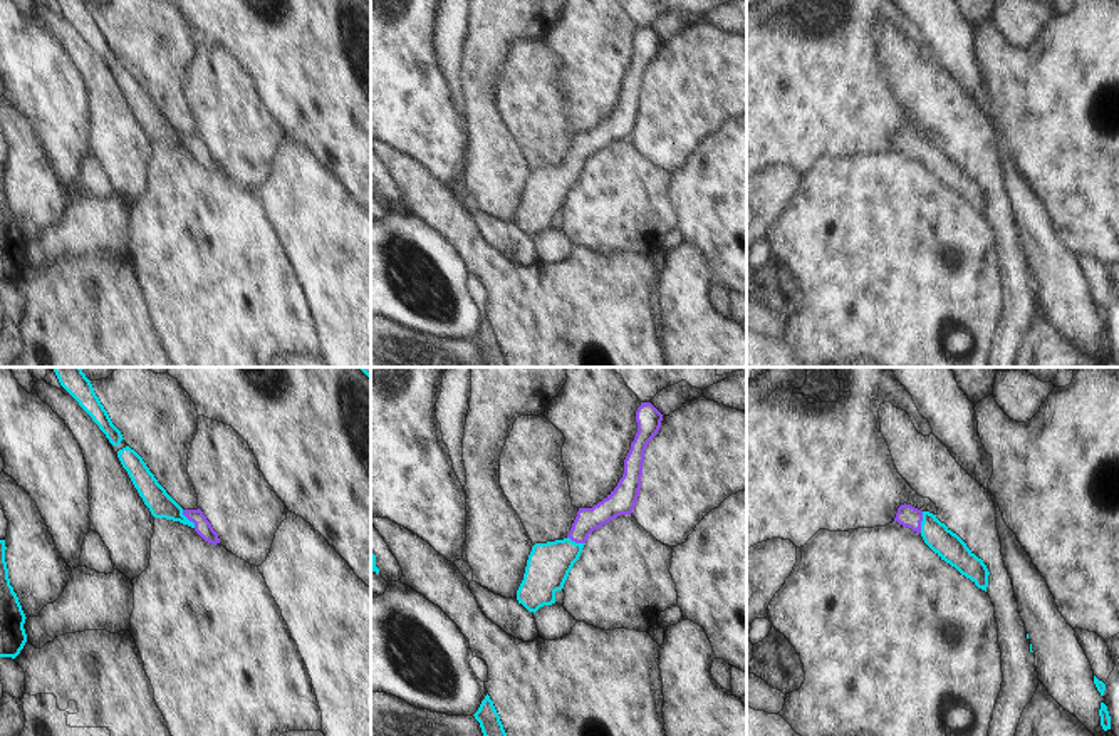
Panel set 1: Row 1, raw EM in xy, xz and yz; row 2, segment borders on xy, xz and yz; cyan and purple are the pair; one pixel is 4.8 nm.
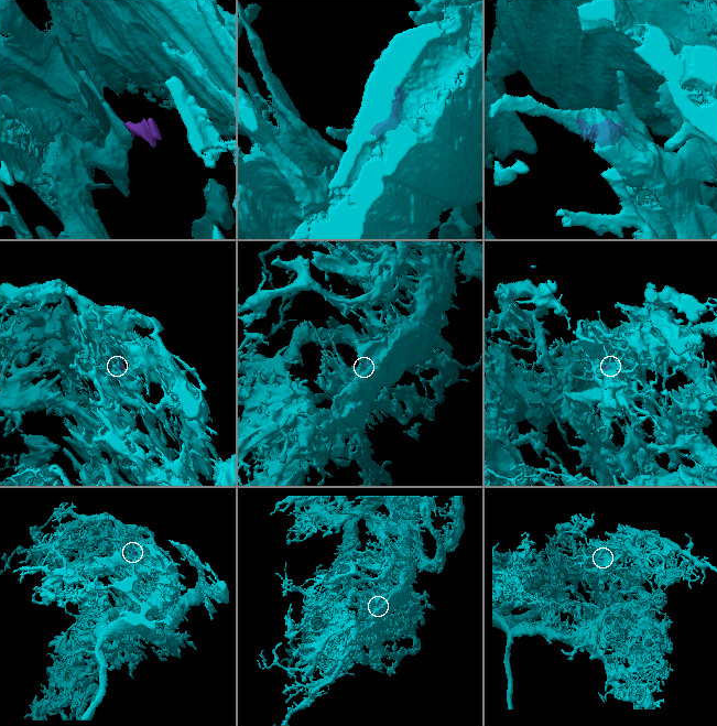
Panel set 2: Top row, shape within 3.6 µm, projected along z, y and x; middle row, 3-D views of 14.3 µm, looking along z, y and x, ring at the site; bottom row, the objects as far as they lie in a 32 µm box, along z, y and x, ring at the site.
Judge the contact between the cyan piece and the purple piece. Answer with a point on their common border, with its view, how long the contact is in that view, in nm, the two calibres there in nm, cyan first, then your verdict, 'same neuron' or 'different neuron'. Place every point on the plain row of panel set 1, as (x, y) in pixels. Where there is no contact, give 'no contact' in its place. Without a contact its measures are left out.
meets cyan in yz at (921, 146); contact 110 nm long; 140 nm thick on the cyan side, 100 nm on the other; same neuron

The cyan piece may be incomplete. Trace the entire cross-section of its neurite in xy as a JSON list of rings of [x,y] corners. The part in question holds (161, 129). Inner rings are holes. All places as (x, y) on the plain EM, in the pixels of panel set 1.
[[[129,70],[117,75],[122,92],[154,143],[166,143],[191,151],[205,166],[220,168],[218,158],[203,136],[183,134],[158,107],[143,82]]]

